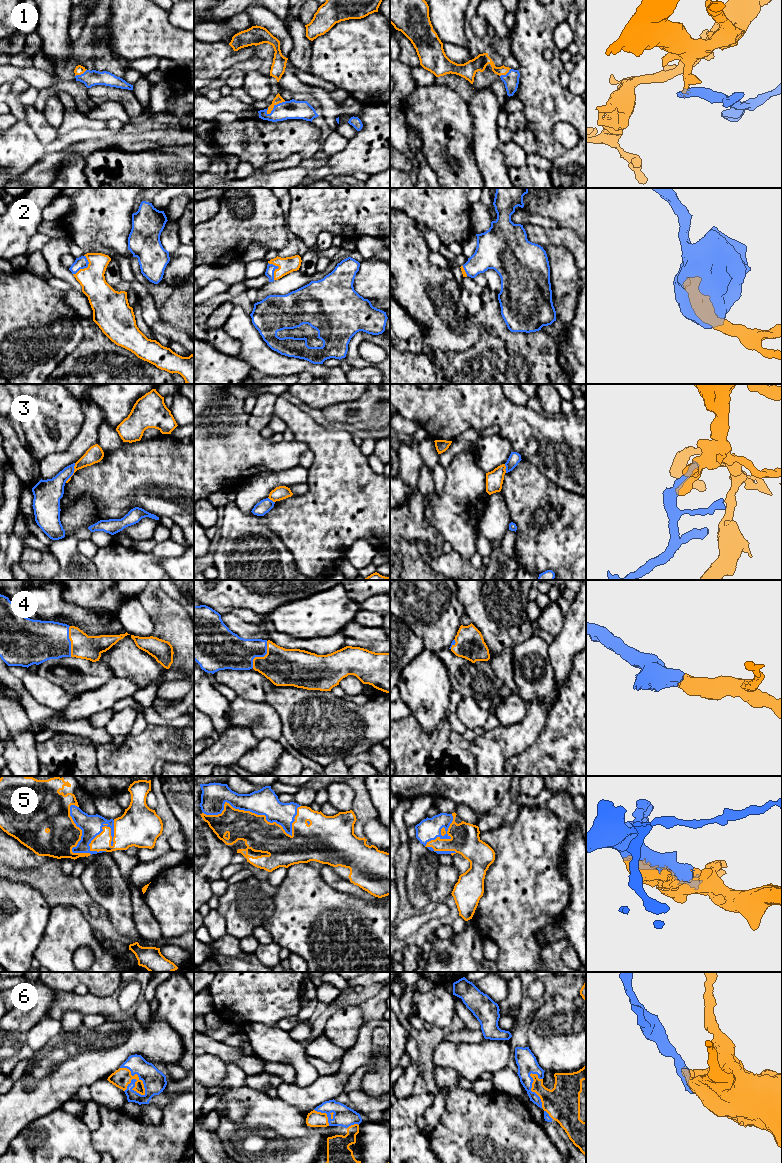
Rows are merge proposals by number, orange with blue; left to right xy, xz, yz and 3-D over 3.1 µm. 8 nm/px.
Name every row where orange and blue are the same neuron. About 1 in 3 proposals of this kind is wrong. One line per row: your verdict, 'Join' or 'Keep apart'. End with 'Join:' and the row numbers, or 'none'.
1: Join
2: Join
3: Keep apart
4: Join
5: Join
6: Join
Join: 1, 2, 4, 5, 6

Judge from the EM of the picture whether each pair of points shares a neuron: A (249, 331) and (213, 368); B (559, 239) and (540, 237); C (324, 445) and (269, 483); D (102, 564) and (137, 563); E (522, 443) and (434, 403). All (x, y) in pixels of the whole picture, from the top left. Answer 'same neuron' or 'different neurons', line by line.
A: different neurons
B: same neuron
C: different neurons
D: same neuron
E: same neuron

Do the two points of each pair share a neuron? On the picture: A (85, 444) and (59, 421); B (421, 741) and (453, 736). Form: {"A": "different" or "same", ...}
{"A": "different", "B": "same"}

